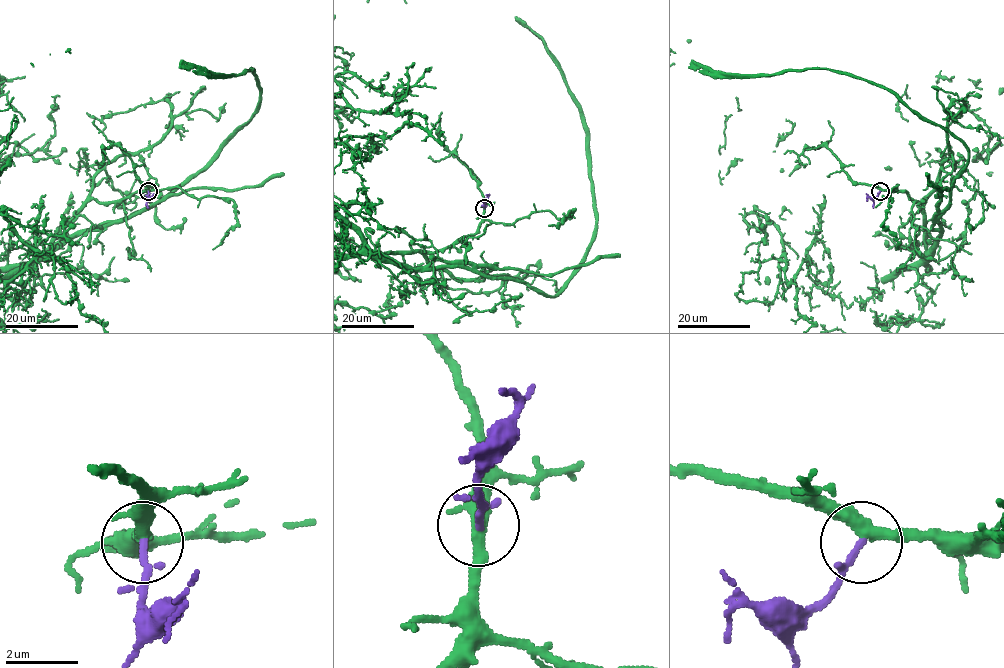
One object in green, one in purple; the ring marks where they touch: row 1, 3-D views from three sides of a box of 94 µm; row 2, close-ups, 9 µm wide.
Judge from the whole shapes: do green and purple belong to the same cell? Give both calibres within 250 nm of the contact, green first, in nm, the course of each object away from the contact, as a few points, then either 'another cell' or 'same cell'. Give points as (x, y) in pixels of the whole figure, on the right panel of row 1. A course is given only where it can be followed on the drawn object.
320 nm thick on the green side, 180 nm on the other; purple runs (880, 191), (867, 201); same cell

